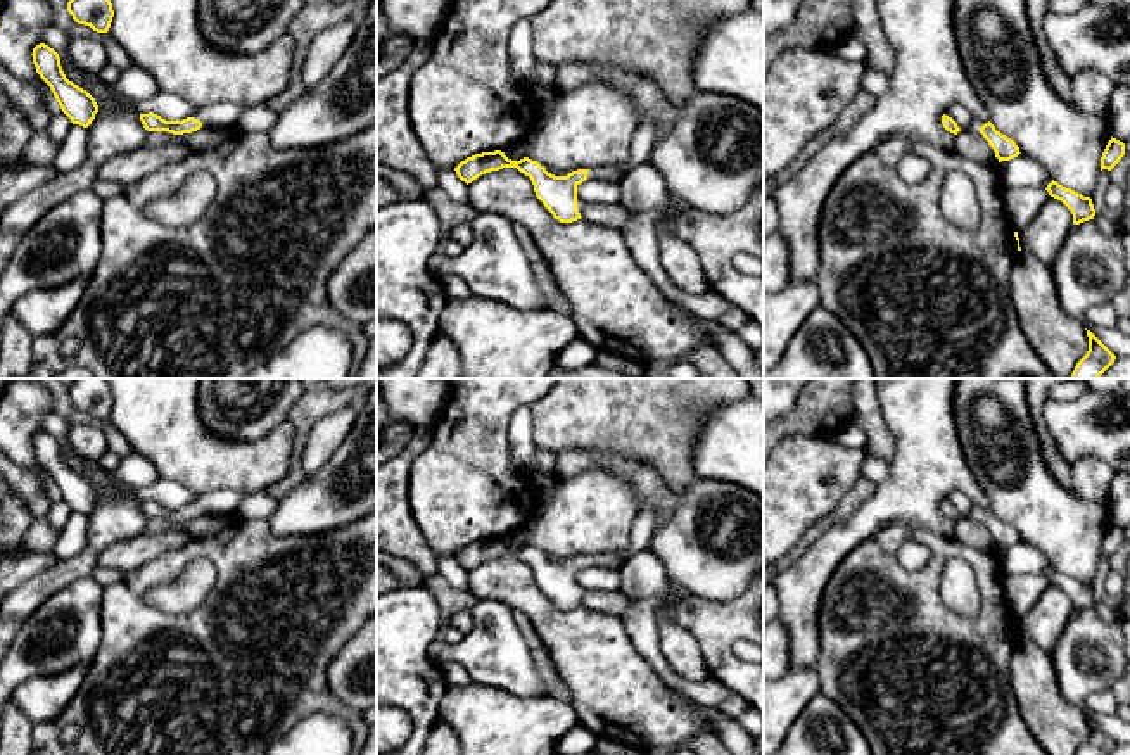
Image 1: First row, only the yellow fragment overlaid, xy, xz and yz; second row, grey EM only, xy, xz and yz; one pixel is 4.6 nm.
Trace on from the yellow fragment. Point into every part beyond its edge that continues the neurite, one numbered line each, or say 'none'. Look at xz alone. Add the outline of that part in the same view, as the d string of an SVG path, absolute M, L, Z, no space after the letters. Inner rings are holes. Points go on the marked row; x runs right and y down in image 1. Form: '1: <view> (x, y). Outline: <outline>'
1: xz (641, 145). Outline: M648 119L639 123L629 149L629 155L620 164L610 164L589 169L587 180L620 183L620 180L634 168L650 161L653 150L653 140L657 131L657 121Z

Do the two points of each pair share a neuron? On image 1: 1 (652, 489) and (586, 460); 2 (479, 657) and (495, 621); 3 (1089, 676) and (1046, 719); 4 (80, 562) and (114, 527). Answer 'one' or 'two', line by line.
1: one
2: one
3: two
4: one

